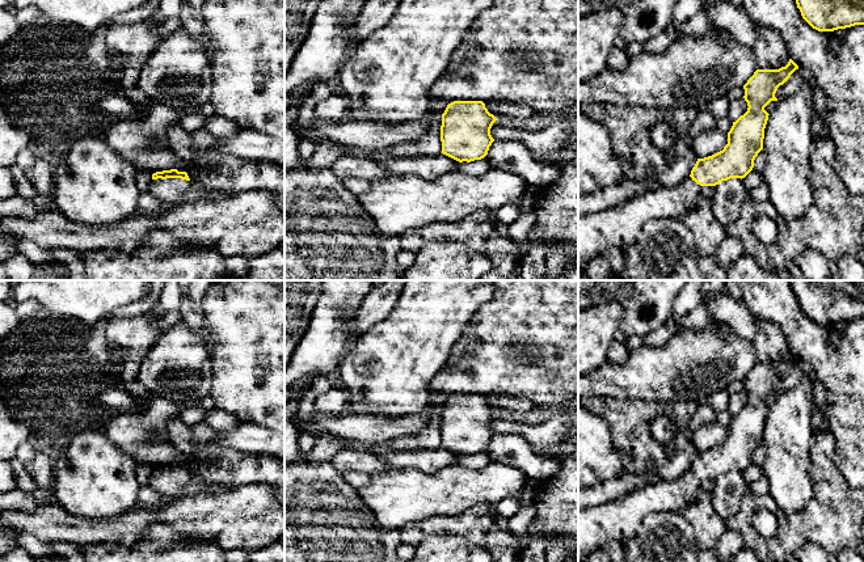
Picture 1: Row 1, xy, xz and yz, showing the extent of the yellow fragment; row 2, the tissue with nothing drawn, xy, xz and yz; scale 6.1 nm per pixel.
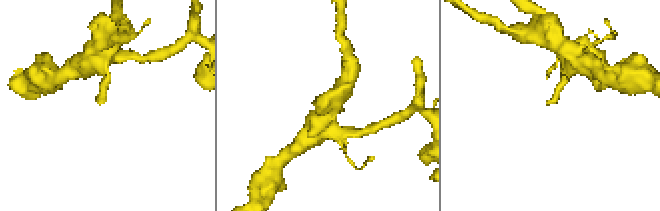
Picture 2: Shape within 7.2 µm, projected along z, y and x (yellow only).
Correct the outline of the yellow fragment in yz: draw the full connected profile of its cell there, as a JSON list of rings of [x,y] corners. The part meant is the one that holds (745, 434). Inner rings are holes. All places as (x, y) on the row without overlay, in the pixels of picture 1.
[[[792,352],[779,363],[756,363],[743,379],[743,392],[749,401],[743,409],[733,415],[728,426],[728,438],[712,449],[697,452],[691,468],[678,479],[658,481],[604,504],[578,510],[578,562],[586,562],[595,549],[610,541],[633,537],[644,519],[653,512],[683,511],[701,493],[701,479],[716,479],[730,472],[745,472],[753,464],[754,453],[763,443],[764,422],[770,409],[764,401],[771,394],[777,394],[775,390],[777,381],[796,363],[798,363],[798,359]]]

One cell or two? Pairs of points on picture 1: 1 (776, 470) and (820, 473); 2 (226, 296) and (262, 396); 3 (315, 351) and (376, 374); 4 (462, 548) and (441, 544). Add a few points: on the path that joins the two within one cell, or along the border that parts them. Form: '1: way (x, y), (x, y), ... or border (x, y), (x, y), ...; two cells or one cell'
1: border (813, 443), (810, 453), (813, 495), (806, 503); two cells
2: way (251, 321), (262, 333), (262, 371); one cell
3: border (349, 347), (334, 377); two cells
4: way (456, 548), (446, 548); one cell

